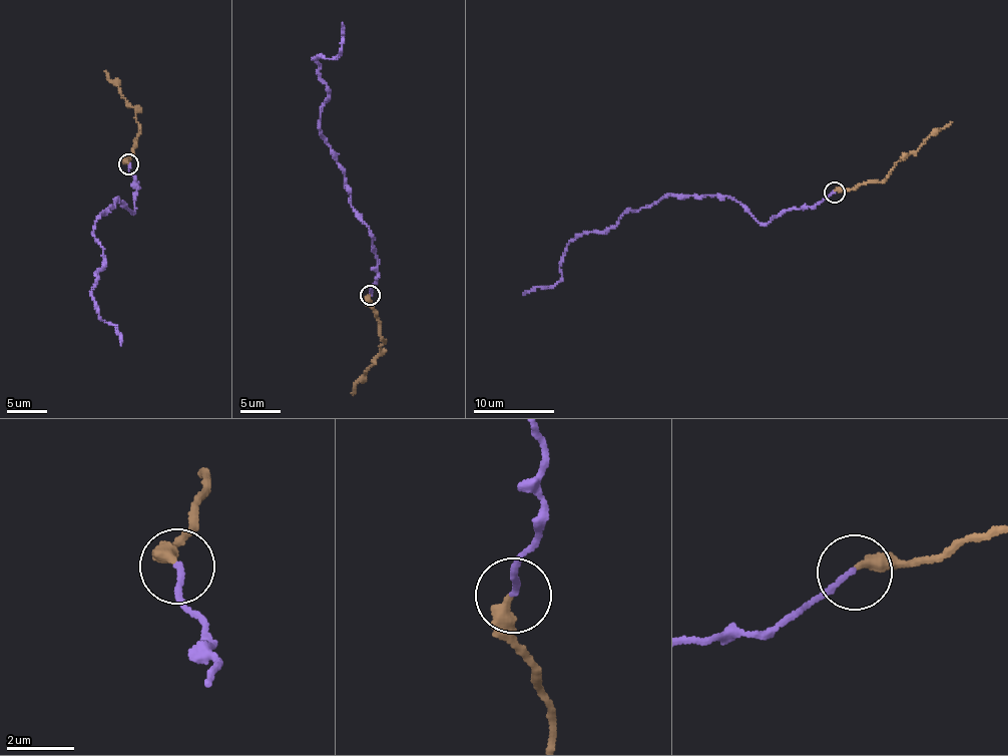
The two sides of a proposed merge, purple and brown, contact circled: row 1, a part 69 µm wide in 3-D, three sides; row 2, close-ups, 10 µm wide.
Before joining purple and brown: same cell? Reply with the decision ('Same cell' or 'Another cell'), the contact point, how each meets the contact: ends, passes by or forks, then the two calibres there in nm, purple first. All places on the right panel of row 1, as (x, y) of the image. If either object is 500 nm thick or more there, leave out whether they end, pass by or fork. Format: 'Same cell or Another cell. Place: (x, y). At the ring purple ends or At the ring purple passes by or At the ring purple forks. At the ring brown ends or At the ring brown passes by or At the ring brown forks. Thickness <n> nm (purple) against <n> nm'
Same cell. Place: (834, 192). At the ring purple ends. At the ring brown ends. Thickness 170 nm (purple) against 360 nm

